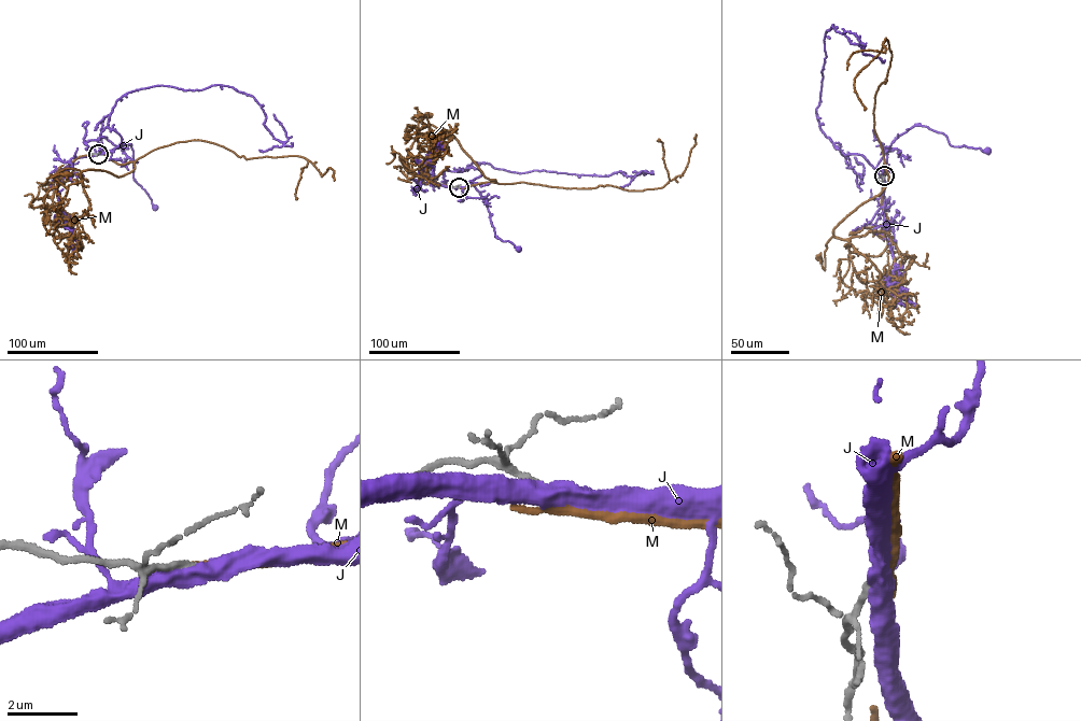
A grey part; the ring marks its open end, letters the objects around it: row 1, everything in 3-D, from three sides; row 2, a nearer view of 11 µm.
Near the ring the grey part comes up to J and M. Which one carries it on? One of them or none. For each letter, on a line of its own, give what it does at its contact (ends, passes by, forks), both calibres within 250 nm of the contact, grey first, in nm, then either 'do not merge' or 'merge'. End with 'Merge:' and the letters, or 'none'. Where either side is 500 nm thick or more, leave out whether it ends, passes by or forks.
J: it passes by; 280 nm thick on the grey side, 480 nm on the other; do not merge
M: it ends there; 240 nm thick on the grey side, 300 nm on the other; do not merge
Merge: none

